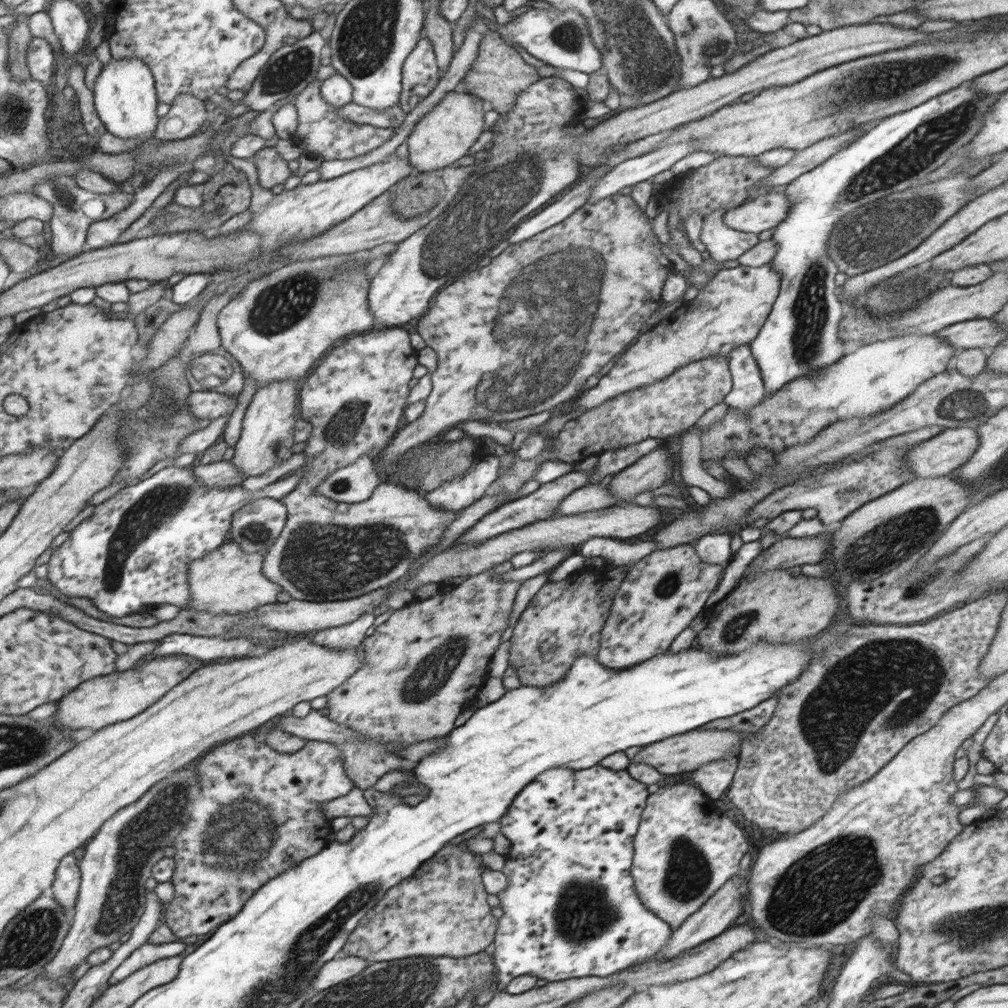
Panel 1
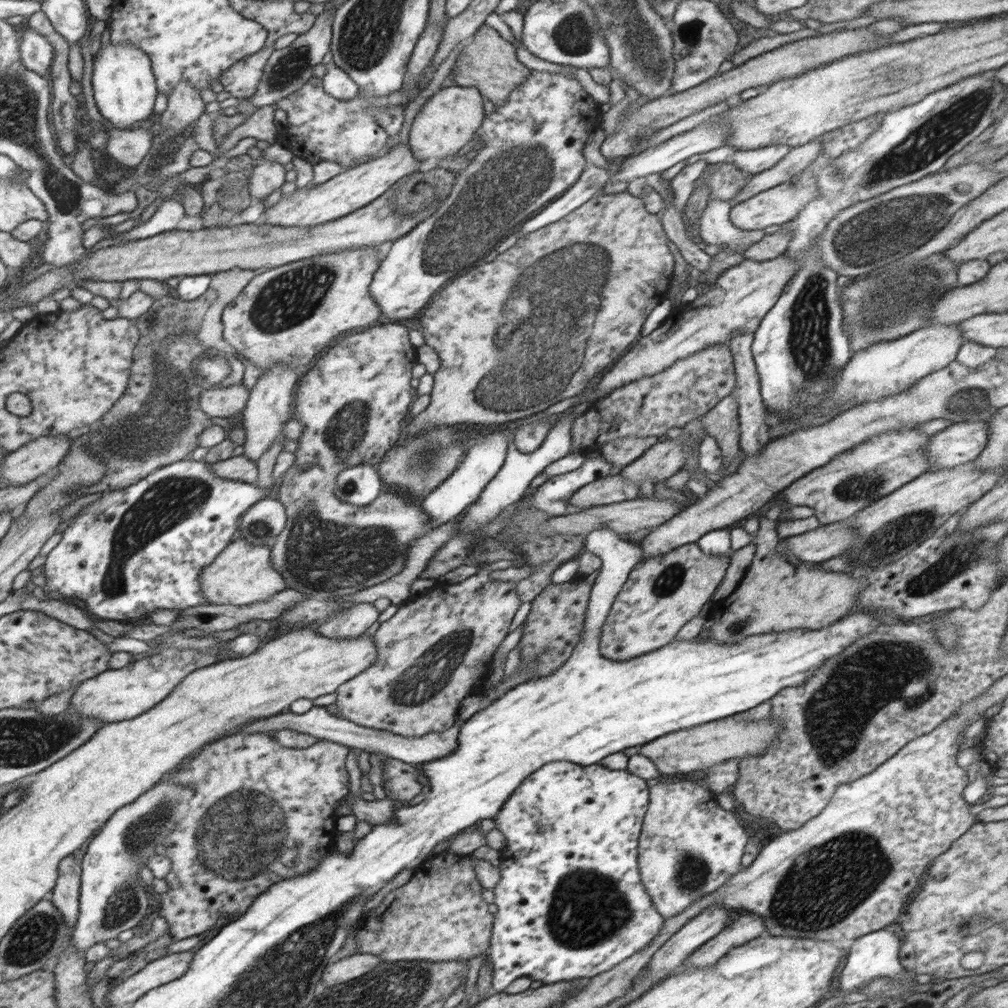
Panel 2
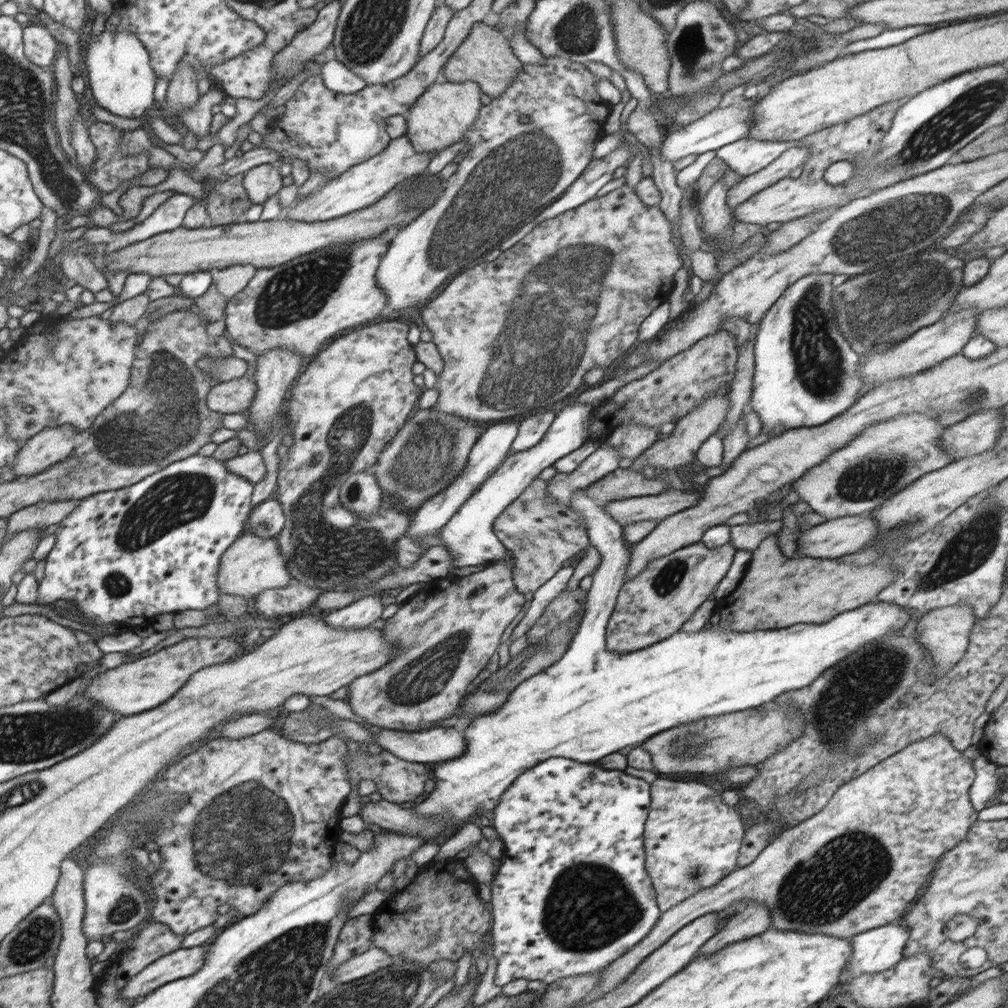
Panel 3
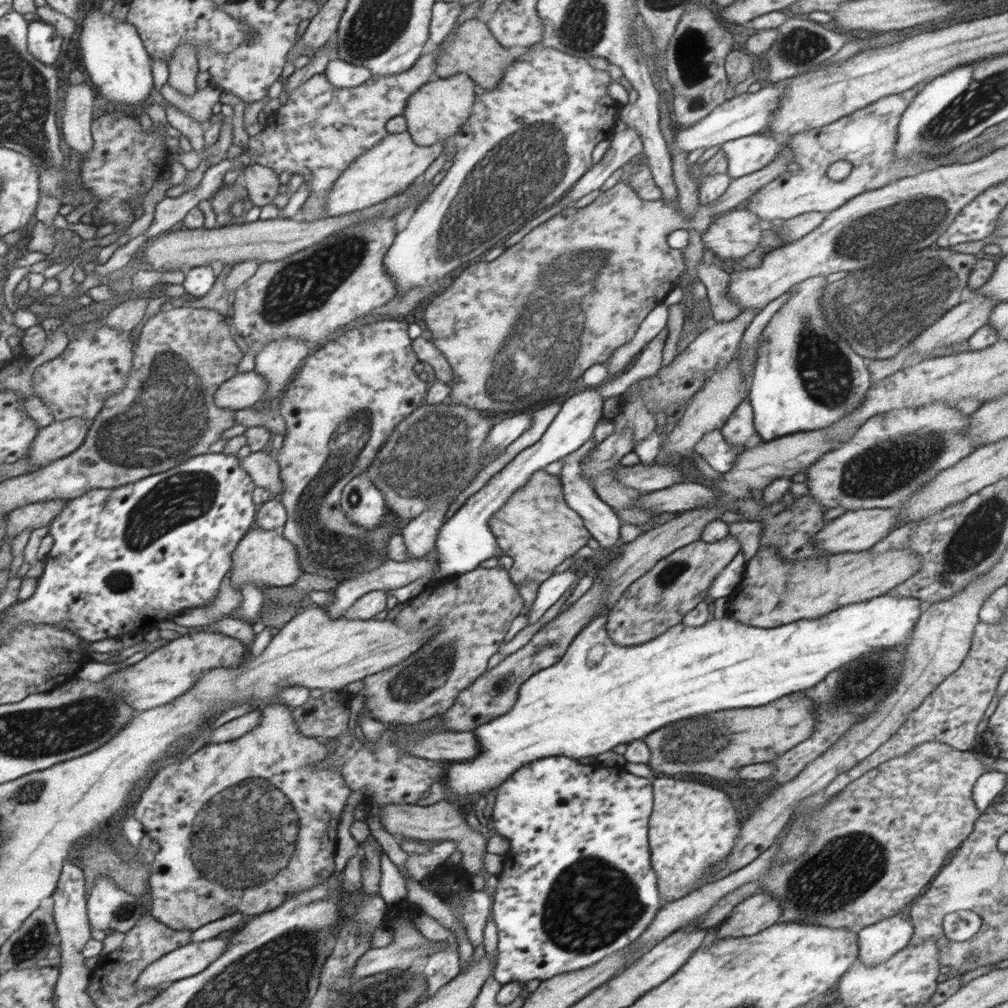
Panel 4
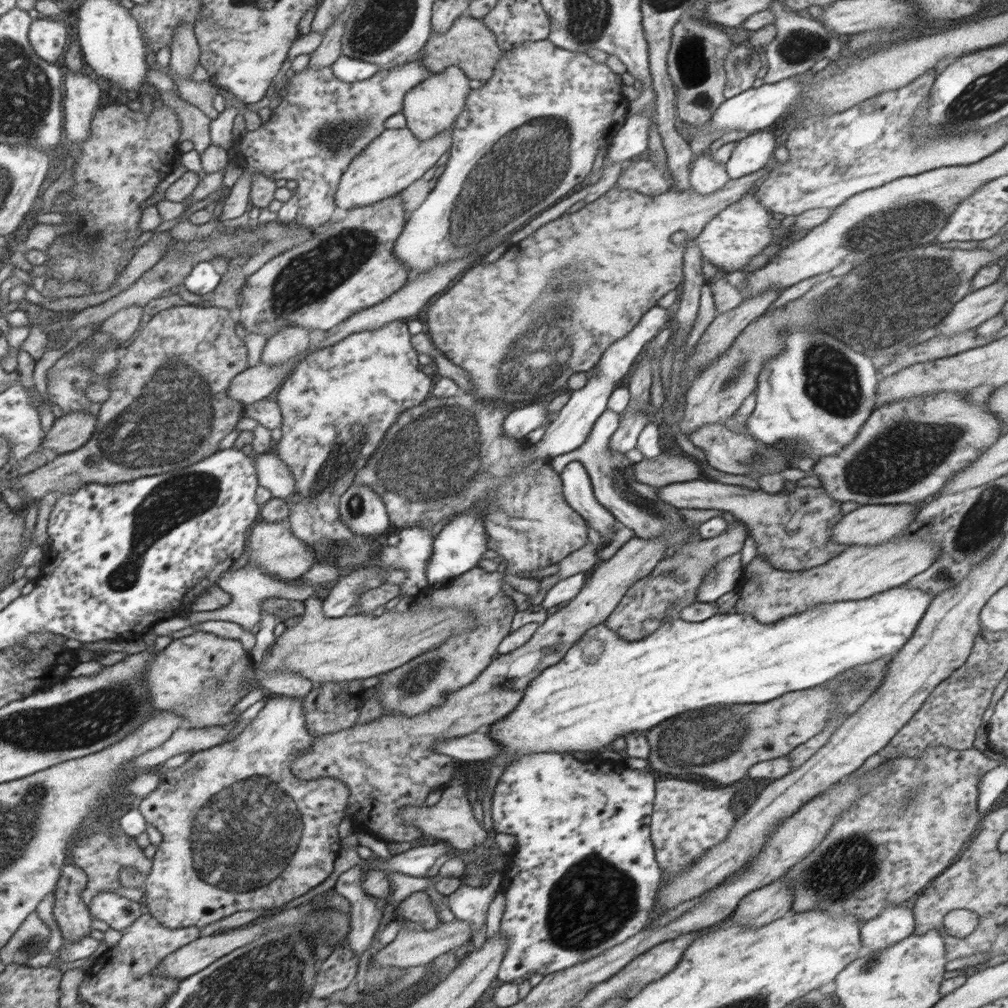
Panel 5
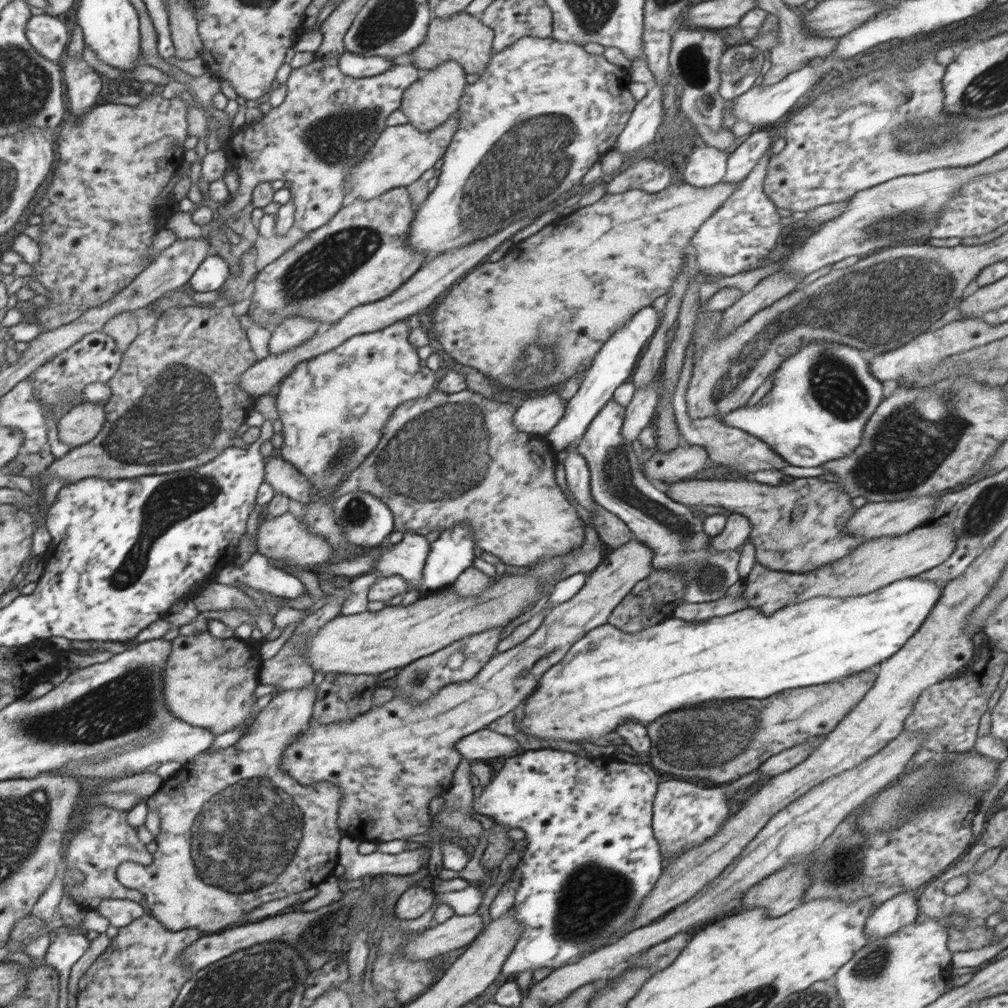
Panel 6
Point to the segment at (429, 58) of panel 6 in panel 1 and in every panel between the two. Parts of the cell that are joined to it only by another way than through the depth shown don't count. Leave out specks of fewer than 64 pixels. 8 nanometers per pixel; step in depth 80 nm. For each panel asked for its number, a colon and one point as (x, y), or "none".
1: (499, 74)
2: (488, 62)
3: (485, 57)
4: (471, 49)
5: (468, 44)

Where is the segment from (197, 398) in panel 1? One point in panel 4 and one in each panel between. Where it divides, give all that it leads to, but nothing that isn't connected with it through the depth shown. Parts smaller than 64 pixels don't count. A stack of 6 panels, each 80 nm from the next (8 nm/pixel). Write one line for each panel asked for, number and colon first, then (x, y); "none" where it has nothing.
2: (222, 404)
3: (235, 396)
4: (245, 389)

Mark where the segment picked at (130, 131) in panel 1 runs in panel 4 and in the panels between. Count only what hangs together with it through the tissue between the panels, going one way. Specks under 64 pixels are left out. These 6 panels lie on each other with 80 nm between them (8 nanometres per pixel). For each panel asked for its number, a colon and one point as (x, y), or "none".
2: (124, 85)
3: (119, 69)
4: (114, 56)

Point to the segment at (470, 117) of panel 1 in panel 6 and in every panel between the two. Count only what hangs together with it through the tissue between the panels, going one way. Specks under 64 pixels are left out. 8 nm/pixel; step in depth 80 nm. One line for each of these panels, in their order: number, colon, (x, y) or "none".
2: (448, 120)
3: (442, 115)
4: (435, 112)
5: (434, 105)
6: (429, 102)

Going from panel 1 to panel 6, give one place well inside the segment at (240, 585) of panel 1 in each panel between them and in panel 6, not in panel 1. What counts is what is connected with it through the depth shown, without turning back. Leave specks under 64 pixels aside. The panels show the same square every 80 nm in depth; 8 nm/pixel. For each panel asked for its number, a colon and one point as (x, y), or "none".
2: (243, 574)
3: (253, 564)
4: (265, 558)
5: (274, 550)
6: (285, 540)

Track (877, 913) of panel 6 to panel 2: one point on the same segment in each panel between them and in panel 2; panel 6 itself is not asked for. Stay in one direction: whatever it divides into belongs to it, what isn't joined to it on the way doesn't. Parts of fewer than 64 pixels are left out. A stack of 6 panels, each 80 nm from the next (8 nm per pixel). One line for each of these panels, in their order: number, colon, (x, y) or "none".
2: (876, 954)
3: (876, 950)
4: (877, 944)
5: (896, 923)

